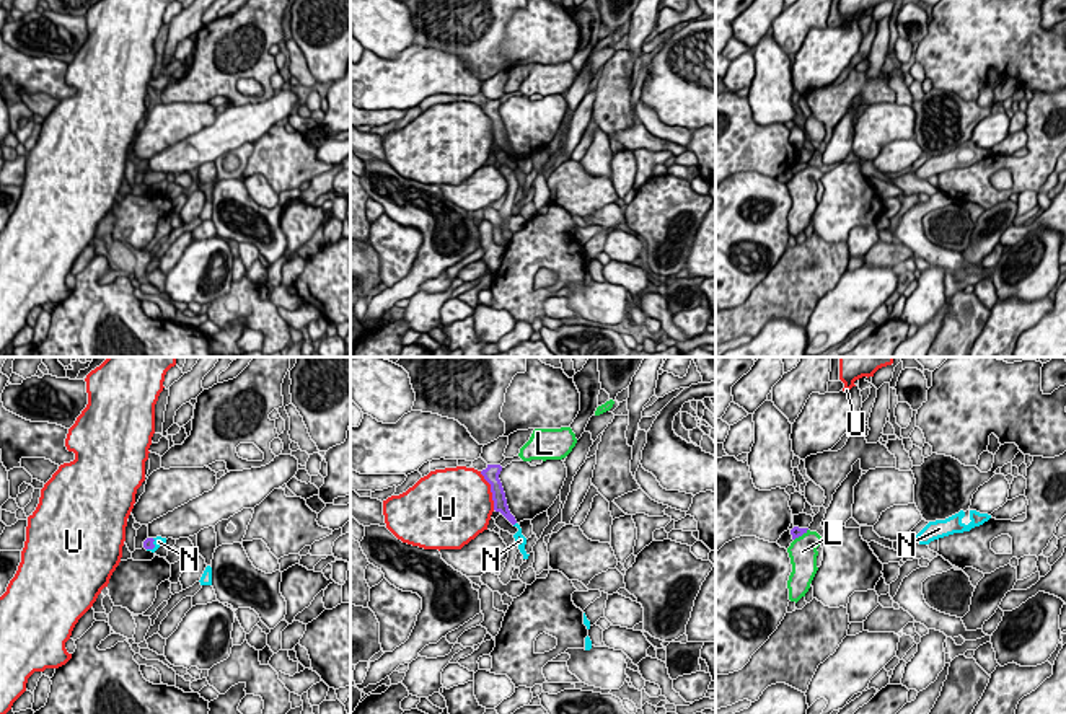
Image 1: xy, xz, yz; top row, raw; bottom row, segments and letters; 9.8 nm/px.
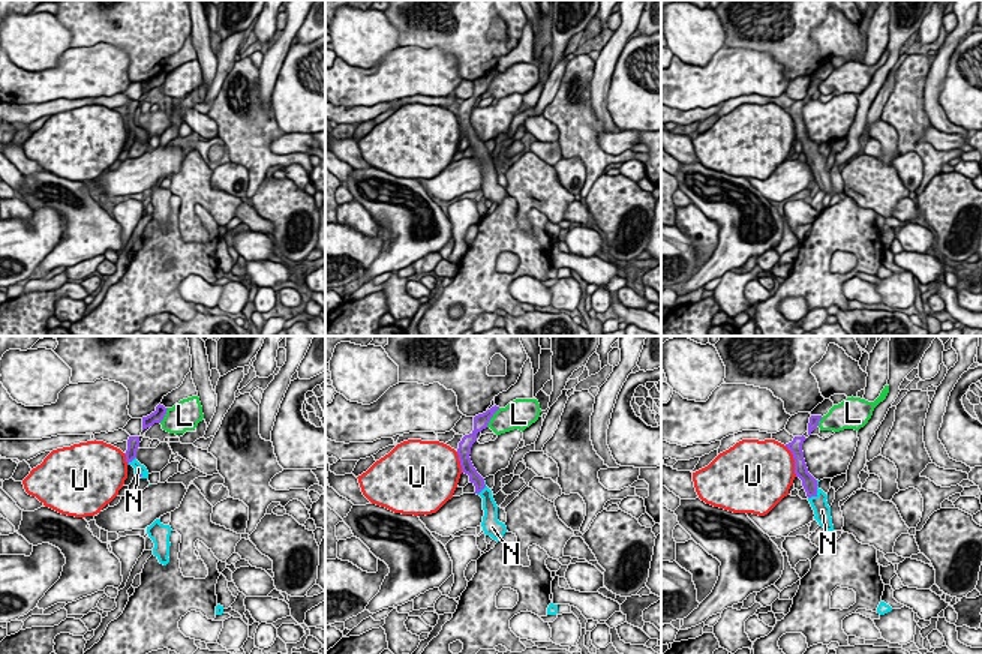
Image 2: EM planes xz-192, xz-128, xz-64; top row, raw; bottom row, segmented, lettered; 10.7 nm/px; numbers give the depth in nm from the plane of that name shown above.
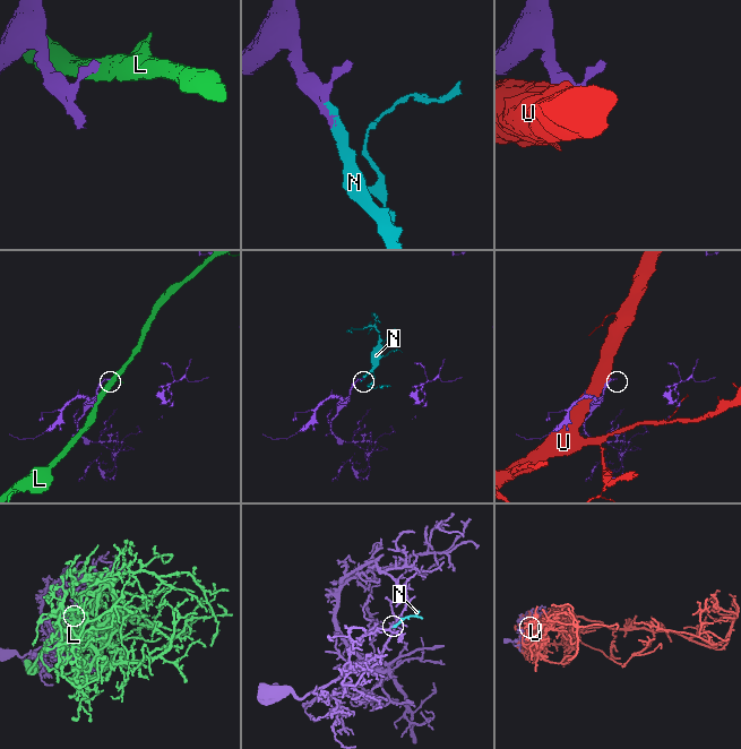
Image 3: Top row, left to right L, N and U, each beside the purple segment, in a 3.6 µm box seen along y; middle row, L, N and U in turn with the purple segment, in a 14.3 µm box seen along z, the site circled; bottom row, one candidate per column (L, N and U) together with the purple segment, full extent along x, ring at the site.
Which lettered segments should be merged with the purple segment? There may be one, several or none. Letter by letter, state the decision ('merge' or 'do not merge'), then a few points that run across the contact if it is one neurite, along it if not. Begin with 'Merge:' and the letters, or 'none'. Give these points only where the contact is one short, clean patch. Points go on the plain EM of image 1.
Merge: N
L: do not merge
N: merge
U: do not merge

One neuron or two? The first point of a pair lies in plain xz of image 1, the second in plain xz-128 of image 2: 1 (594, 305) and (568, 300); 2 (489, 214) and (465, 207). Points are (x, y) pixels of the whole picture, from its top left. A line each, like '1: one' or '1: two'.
1: one
2: one

